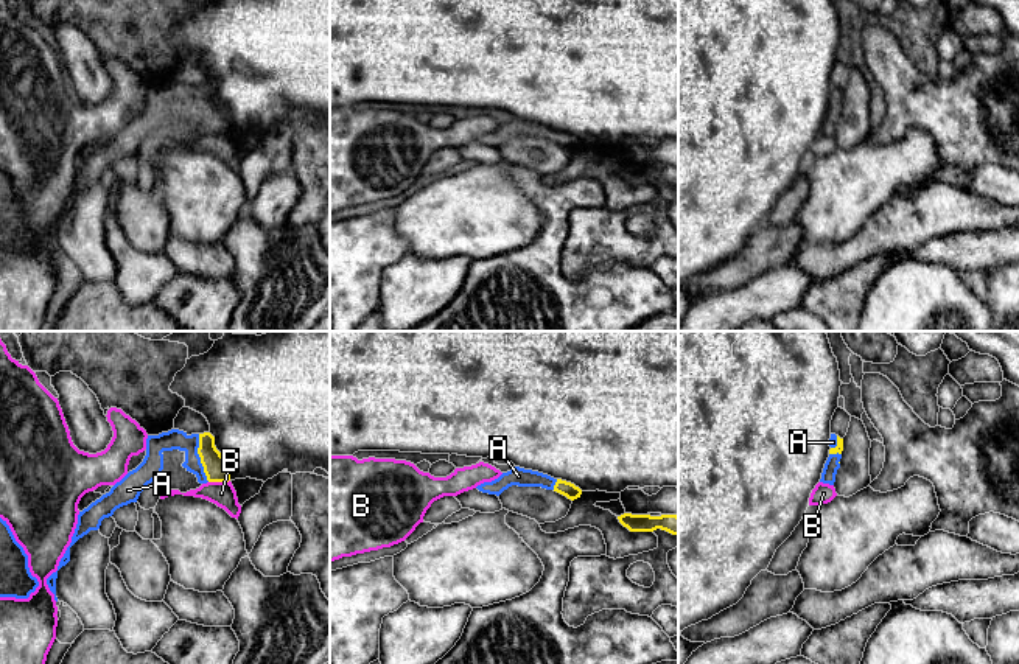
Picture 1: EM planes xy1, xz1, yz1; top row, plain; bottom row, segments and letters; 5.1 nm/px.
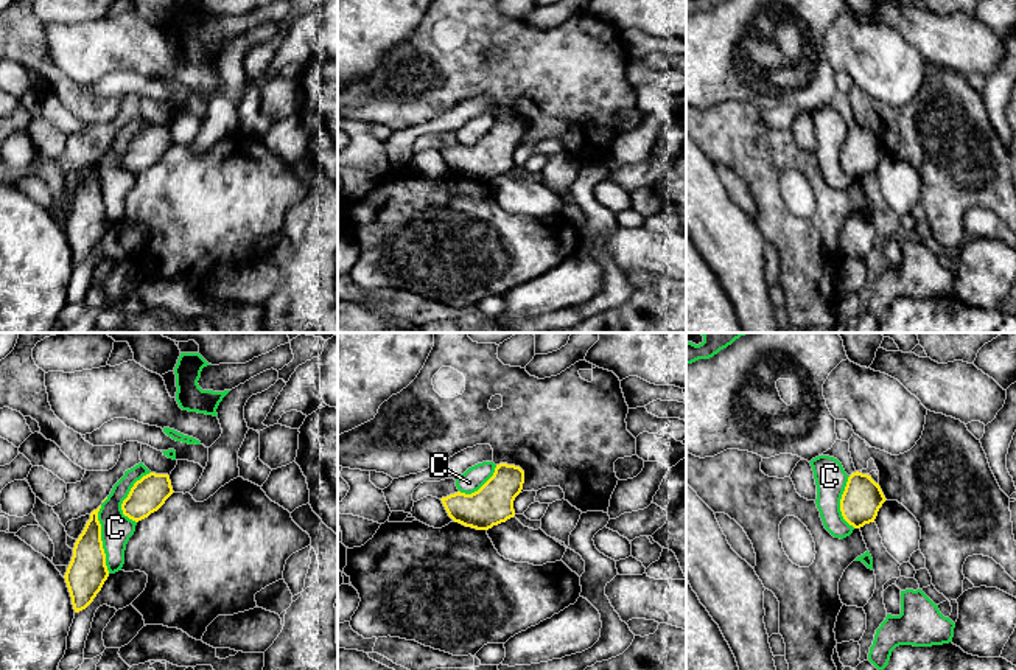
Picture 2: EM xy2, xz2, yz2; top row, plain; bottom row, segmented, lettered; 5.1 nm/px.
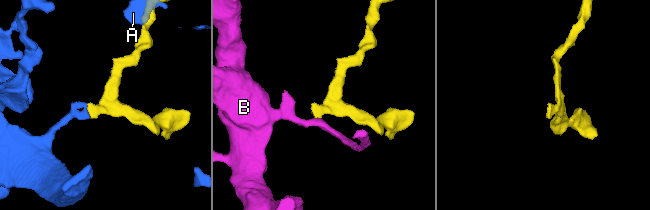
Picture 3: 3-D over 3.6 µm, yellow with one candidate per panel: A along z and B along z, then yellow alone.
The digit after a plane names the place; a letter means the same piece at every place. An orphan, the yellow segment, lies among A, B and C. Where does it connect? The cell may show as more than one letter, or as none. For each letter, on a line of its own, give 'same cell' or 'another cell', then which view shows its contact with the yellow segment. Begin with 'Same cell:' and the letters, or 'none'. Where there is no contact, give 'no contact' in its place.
Same cell: A
A: same cell; meets yellow in xy1
B: another cell; meets yellow in xy1
C: another cell; meets yellow in xy2

